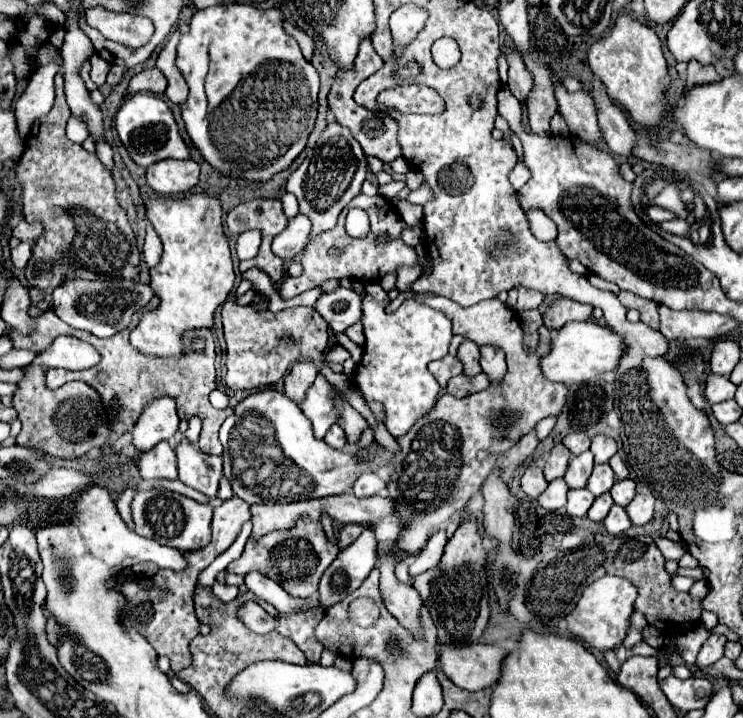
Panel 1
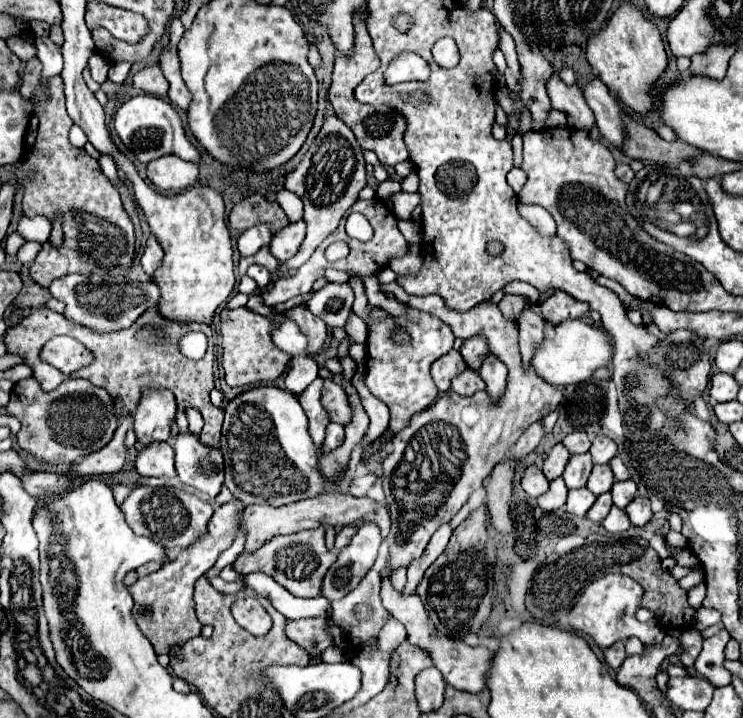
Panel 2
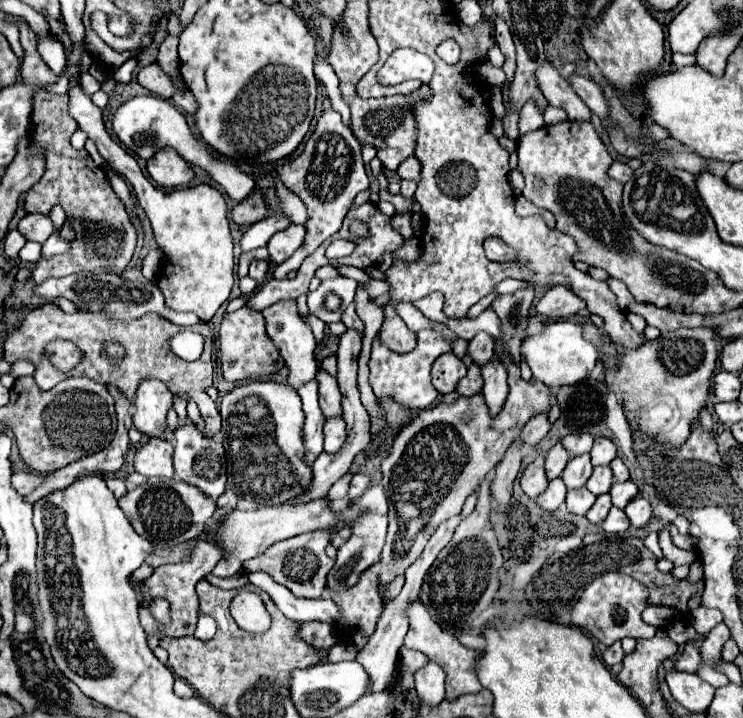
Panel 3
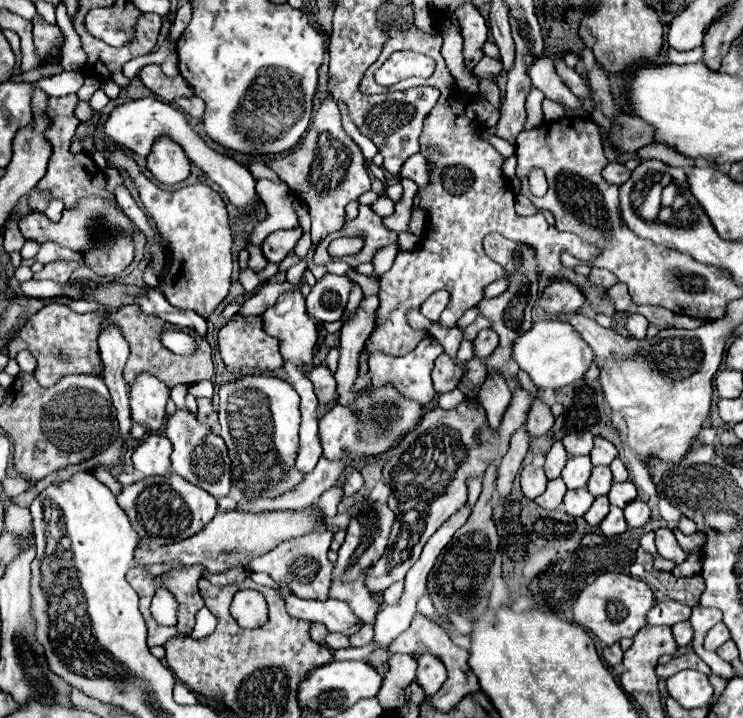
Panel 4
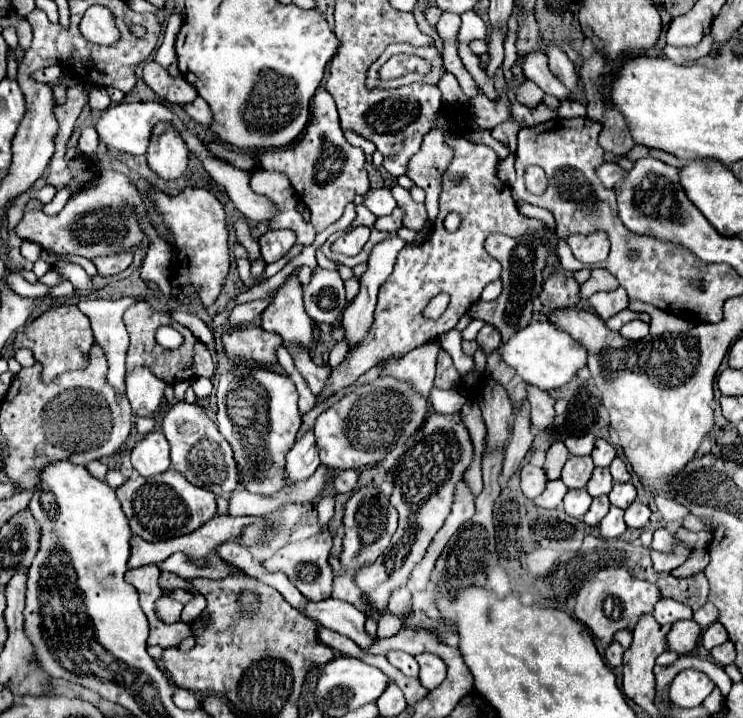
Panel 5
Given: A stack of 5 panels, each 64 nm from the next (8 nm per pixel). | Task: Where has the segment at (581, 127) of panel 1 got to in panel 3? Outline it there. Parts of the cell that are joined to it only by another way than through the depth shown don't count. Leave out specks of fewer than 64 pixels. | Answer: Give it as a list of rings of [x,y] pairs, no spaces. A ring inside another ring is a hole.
[[[546,62],[542,68],[536,70],[536,78],[538,78],[540,90],[544,92],[548,104],[564,108],[568,112],[570,122],[588,122],[590,120],[590,116],[592,116],[590,108],[580,100],[580,96],[576,96],[576,92],[568,84],[568,80],[564,80],[550,62]]]

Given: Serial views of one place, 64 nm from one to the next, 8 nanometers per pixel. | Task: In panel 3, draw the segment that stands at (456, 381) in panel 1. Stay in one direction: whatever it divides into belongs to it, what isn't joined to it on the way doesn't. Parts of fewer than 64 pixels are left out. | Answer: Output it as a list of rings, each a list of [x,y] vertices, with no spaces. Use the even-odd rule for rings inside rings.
[[[468,362],[468,374],[460,380],[460,384],[456,384],[456,392],[460,396],[474,396],[482,390],[482,374],[480,374],[480,366]]]

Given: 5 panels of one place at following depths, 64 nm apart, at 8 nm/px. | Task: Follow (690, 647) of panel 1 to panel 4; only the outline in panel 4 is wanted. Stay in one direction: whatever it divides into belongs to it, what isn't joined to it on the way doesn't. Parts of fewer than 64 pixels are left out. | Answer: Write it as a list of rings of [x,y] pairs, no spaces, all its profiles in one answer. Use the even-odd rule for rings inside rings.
[[[688,650],[688,652],[684,652],[684,654],[672,658],[666,666],[658,666],[658,668],[656,668],[656,674],[662,676],[662,678],[668,678],[668,676],[680,672],[680,670],[686,670],[686,668],[690,668],[690,670],[700,670],[700,672],[704,672],[704,674],[710,674],[710,672],[712,672],[712,670],[708,668],[708,664],[706,664],[694,650]]]

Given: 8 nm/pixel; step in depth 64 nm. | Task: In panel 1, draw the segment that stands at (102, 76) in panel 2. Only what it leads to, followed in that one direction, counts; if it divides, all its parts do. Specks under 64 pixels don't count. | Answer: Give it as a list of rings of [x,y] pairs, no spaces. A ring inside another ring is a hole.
[[[92,54],[90,64],[92,64],[92,70],[90,70],[92,82],[94,82],[96,86],[102,86],[102,84],[106,82],[106,74],[108,74],[108,70],[110,70],[110,64],[108,64],[106,60],[102,60],[100,56],[96,56],[96,54]]]

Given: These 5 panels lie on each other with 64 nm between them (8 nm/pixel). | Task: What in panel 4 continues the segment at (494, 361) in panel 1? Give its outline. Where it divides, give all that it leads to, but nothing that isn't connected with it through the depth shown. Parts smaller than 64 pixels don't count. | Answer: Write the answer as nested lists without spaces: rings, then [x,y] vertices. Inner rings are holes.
[[[488,372],[486,374],[486,382],[482,384],[478,396],[480,404],[486,410],[486,418],[490,422],[490,428],[496,430],[500,426],[502,414],[506,412],[512,392],[508,388],[508,382],[504,380],[504,376],[496,376],[496,372]]]

